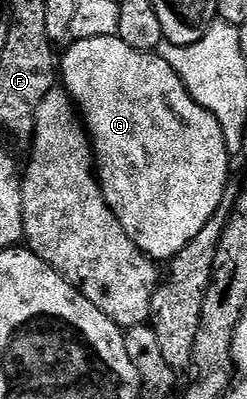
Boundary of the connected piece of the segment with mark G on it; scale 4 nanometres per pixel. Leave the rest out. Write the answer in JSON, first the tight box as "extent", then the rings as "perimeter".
{"extent":[61,35,231,263],"perimeter":[[[116,35],[77,39],[70,45],[71,47],[64,54],[62,51],[61,54],[61,86],[70,94],[72,102],[75,103],[78,113],[81,115],[87,137],[91,139],[93,166],[97,171],[99,187],[103,189],[103,195],[109,208],[117,216],[121,228],[125,228],[129,240],[133,240],[133,244],[137,244],[141,253],[156,263],[166,263],[174,258],[185,244],[189,244],[197,236],[197,232],[201,232],[201,228],[205,228],[205,224],[212,215],[220,211],[219,204],[223,200],[223,193],[227,190],[227,173],[231,170],[231,158],[227,155],[229,144],[225,140],[225,132],[221,128],[217,116],[213,116],[213,112],[209,112],[193,100],[193,96],[185,88],[185,84],[177,76],[177,72],[173,72],[171,65],[159,57],[158,53],[129,48],[129,44],[122,42]]]}

